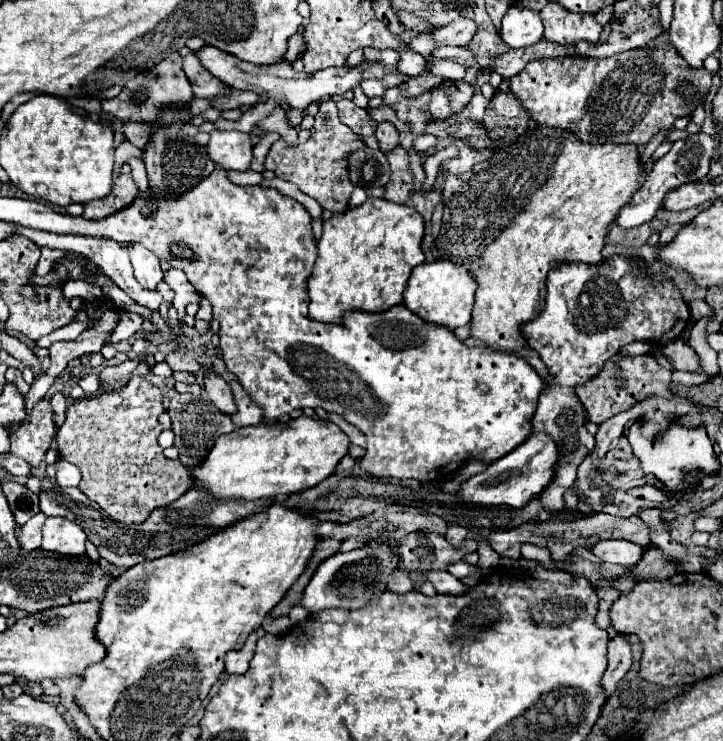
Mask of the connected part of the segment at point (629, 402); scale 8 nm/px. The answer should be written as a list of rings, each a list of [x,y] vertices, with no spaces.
[[[649,353],[639,355],[633,359],[621,359],[621,361],[607,361],[603,371],[599,371],[595,377],[591,377],[587,383],[577,385],[577,397],[587,409],[589,421],[601,425],[613,415],[631,409],[635,403],[647,399],[647,397],[663,397],[671,399],[673,391],[669,389],[671,385],[671,371],[661,367]]]

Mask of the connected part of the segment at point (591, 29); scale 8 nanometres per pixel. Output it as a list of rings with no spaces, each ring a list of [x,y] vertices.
[[[547,3],[541,9],[541,19],[545,25],[545,39],[557,45],[575,45],[579,41],[599,43],[601,25],[593,15],[579,15],[565,11],[557,3]]]

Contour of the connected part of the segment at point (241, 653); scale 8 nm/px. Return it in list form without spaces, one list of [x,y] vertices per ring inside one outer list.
[[[259,627],[259,629],[255,629],[255,631],[247,637],[243,649],[239,649],[239,651],[229,651],[229,653],[225,655],[225,671],[227,671],[227,673],[235,673],[235,675],[245,673],[247,667],[249,667],[249,661],[253,659],[255,643],[257,643],[257,639],[263,637],[263,635],[265,635],[265,631],[263,631],[263,627]]]

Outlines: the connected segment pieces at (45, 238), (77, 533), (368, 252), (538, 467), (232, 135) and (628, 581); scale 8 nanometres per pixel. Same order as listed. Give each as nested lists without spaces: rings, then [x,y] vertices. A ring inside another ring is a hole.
[[[17,225],[15,229],[17,229],[18,234],[29,237],[29,239],[37,243],[39,247],[57,247],[57,245],[61,245],[61,247],[71,247],[71,251],[75,251],[75,253],[79,253],[79,255],[83,255],[83,257],[93,259],[93,261],[101,267],[101,271],[103,271],[105,275],[109,275],[133,301],[137,301],[137,303],[143,305],[143,307],[149,307],[149,309],[159,309],[159,307],[161,307],[163,297],[161,297],[157,291],[147,291],[147,289],[139,287],[139,283],[135,281],[135,277],[133,277],[133,267],[131,267],[131,261],[129,261],[129,249],[127,249],[127,247],[119,247],[119,243],[111,243],[111,241],[107,241],[107,239],[83,239],[83,237],[77,237],[77,235],[59,235],[20,225]]]
[[[47,517],[43,525],[43,549],[61,555],[83,555],[87,535],[83,529],[65,517]]]
[[[369,197],[359,207],[349,207],[343,213],[333,213],[331,219],[323,221],[323,235],[317,243],[319,255],[309,277],[309,315],[315,321],[339,323],[343,311],[363,309],[363,311],[387,311],[393,305],[403,303],[403,291],[409,281],[411,269],[425,261],[421,243],[425,235],[423,217],[409,205],[399,205],[387,199]]]
[[[531,435],[511,453],[497,459],[487,471],[469,477],[461,483],[457,495],[463,501],[477,503],[477,505],[509,505],[515,509],[525,507],[543,487],[551,481],[551,467],[555,465],[555,443],[547,439],[547,435]]]
[[[211,131],[207,143],[209,157],[227,171],[247,171],[253,157],[253,143],[249,133],[241,131]]]
[[[649,547],[643,551],[639,563],[627,567],[625,575],[611,579],[609,585],[621,593],[627,593],[633,591],[635,585],[639,585],[643,579],[669,579],[673,575],[675,567],[669,563],[669,559],[657,547]]]

